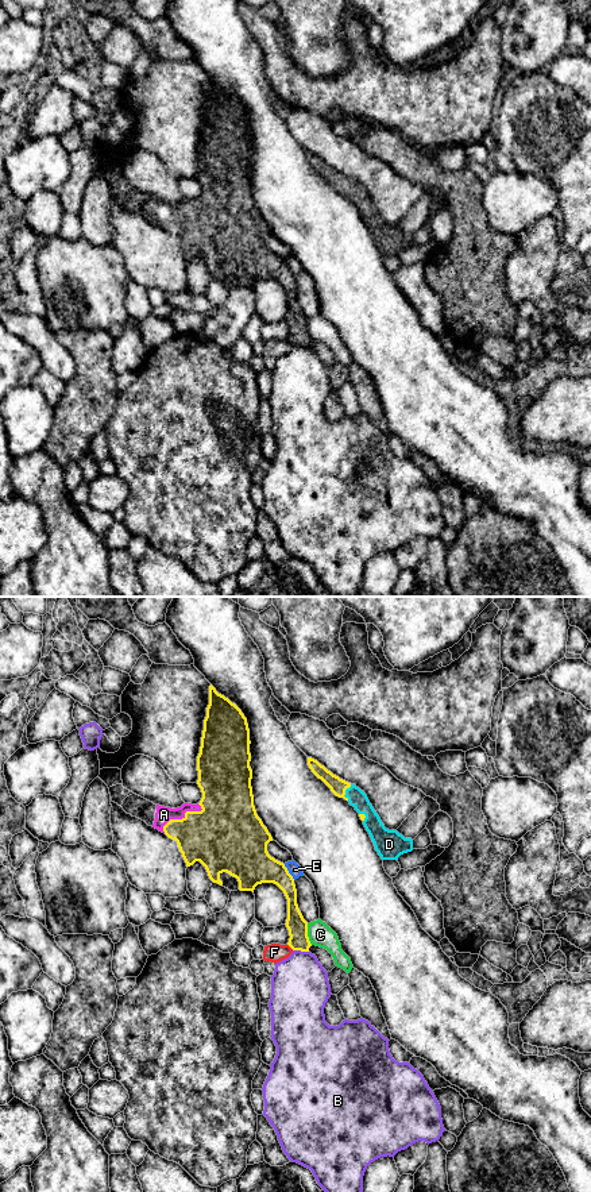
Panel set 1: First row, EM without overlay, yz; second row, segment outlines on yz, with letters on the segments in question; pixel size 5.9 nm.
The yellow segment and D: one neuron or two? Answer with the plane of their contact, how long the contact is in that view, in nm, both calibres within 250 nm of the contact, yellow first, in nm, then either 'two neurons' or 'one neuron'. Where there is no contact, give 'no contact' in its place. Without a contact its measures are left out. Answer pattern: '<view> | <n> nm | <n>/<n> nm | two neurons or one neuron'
yz | 100 nm | 100/110 nm | one neuron

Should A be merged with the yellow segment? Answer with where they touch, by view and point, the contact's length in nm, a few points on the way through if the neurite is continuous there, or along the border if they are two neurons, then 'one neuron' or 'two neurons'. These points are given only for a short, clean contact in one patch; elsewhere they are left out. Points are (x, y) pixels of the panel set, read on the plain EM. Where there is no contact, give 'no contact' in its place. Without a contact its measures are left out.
meets yellow in yz at (182, 213); contact 280 nm long; one neuron

